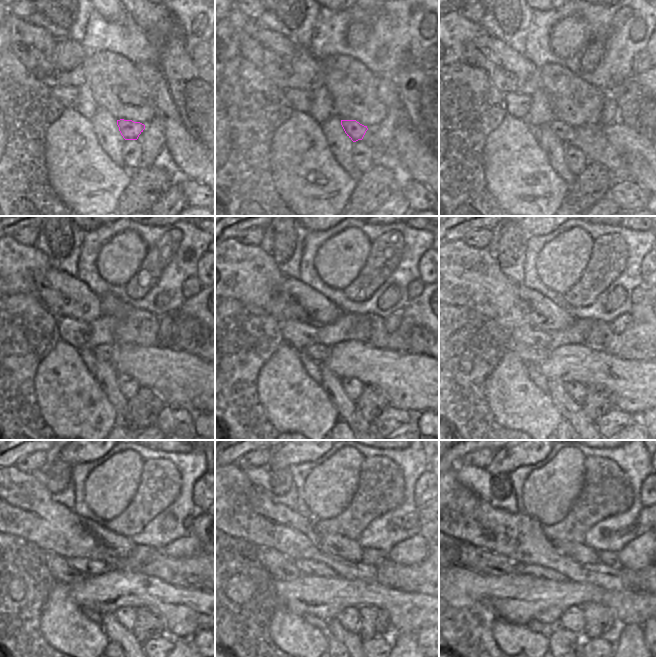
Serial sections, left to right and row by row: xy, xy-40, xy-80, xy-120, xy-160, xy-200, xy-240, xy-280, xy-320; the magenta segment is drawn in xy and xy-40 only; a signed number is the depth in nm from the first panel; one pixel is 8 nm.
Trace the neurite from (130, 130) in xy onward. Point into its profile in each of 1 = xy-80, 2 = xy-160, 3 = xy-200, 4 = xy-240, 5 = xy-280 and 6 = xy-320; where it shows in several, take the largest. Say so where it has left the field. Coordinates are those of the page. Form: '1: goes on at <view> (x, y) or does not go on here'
1: goes on at xy-80 (563, 131)
2: goes on at xy-160 (318, 353)
3: goes on at xy-200 (529, 355)
4: goes on at xy-240 (61, 571)
5: goes on at xy-280 (280, 567)
6: goes on at xy-320 (472, 557)

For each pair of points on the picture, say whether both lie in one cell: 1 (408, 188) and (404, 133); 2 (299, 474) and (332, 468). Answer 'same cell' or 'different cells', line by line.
1: different cells
2: different cells

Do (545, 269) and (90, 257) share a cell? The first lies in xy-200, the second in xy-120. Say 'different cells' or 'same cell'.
different cells

